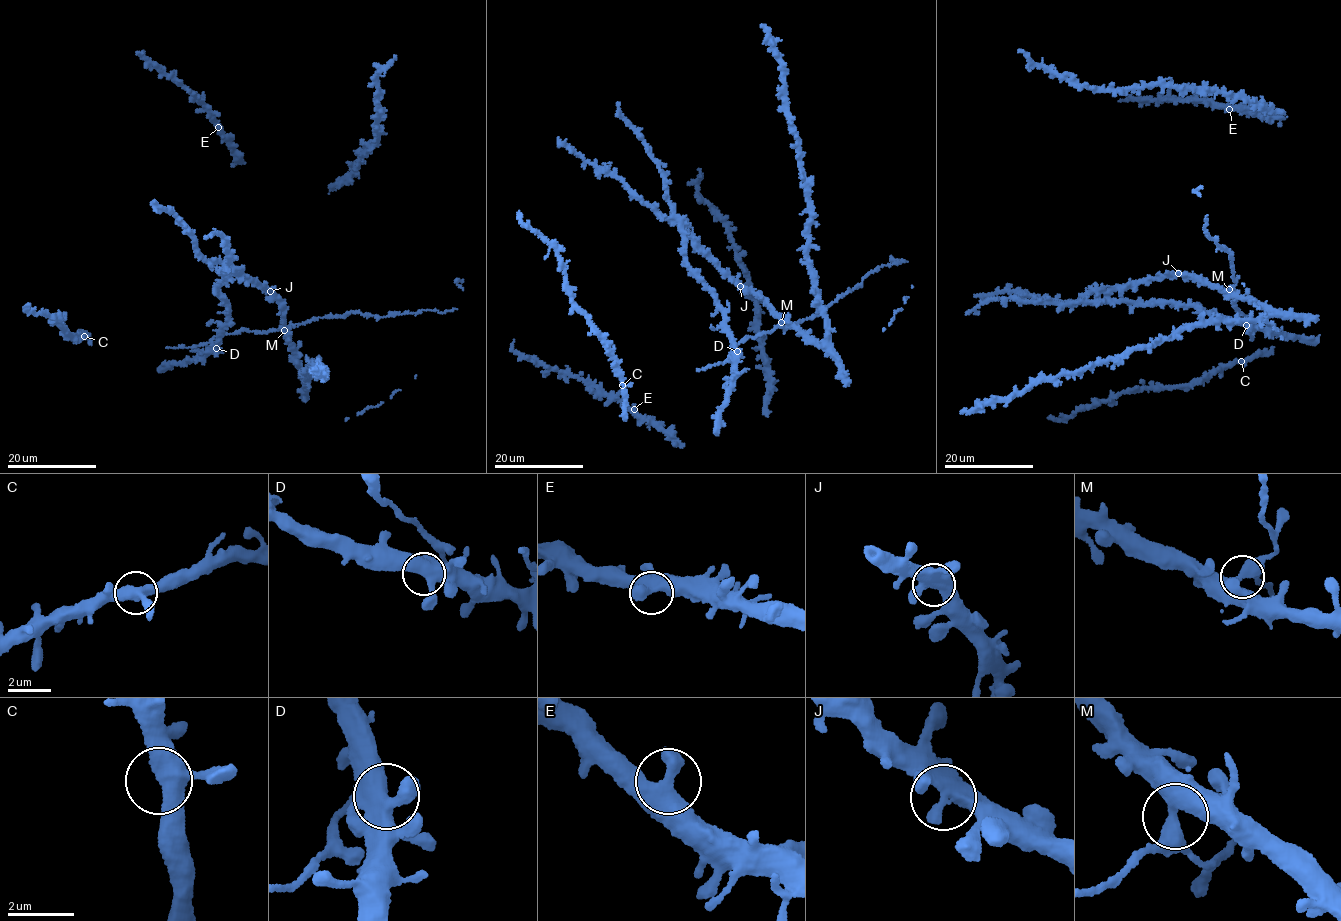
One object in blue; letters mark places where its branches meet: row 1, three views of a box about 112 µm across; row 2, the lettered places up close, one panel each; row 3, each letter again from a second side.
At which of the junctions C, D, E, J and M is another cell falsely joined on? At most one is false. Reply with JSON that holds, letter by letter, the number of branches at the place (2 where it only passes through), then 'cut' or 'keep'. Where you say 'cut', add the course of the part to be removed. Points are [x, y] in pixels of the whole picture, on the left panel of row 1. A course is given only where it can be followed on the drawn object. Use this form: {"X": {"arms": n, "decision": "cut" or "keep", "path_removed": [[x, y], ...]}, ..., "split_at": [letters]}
{"C": {"arms": 3, "decision": "keep"}, "D": {"arms": 3, "decision": "keep"}, "E": {"arms": 3, "decision": "keep"}, "J": {"arms": 4, "decision": "keep"}, "M": {"arms": 4, "decision": "cut"}, "split_at": ["M"]}

